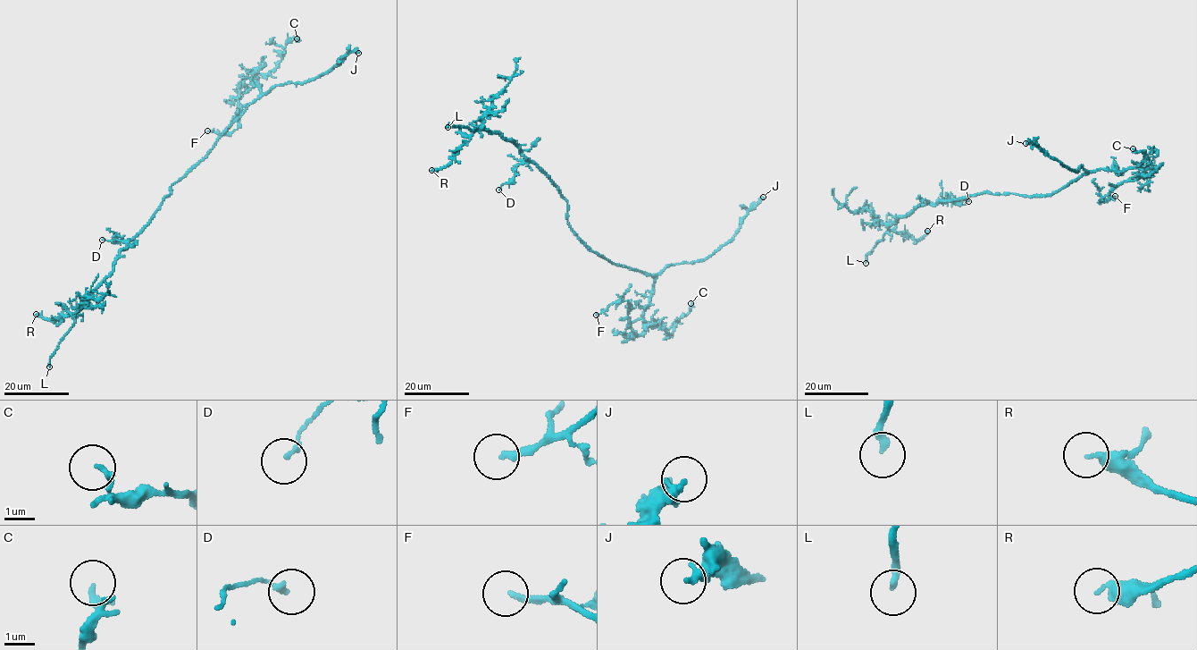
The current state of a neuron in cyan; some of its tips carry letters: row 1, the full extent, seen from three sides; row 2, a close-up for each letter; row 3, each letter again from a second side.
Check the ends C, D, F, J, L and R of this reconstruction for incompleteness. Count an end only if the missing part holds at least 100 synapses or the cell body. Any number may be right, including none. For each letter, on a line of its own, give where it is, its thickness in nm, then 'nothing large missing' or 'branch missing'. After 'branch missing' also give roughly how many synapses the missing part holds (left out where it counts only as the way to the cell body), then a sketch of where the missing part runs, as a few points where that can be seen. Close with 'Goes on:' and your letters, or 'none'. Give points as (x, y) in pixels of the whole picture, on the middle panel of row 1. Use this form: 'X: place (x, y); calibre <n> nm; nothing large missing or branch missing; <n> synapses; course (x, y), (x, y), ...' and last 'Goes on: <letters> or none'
C: place (690, 303); calibre 180 nm; nothing large missing
D: place (498, 189); calibre 150 nm; nothing large missing
F: place (596, 315); calibre 180 nm; nothing large missing
J: place (763, 197); calibre 280 nm; nothing large missing
L: place (447, 127); calibre 220 nm; branch missing; course (447, 127), (440, 116), (448, 104), (443, 99), (458, 95), (463, 89), (472, 91), (472, 88)
R: place (431, 170); calibre 320 nm; nothing large missing
Goes on: L

